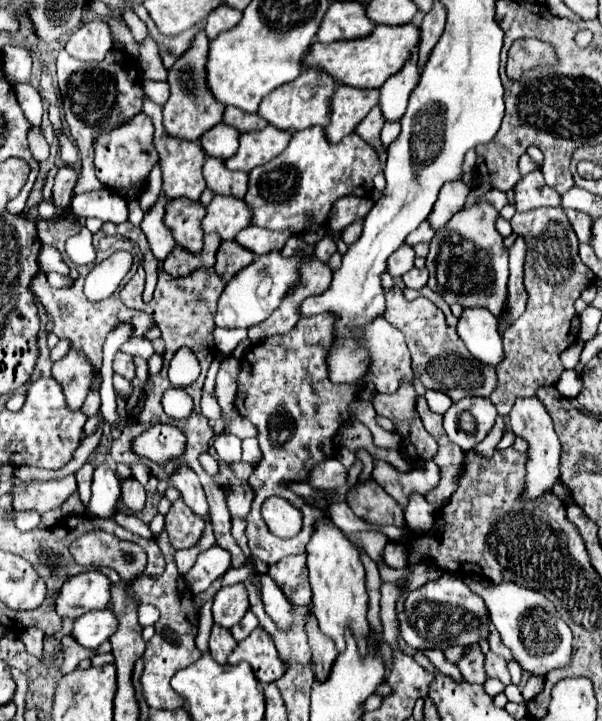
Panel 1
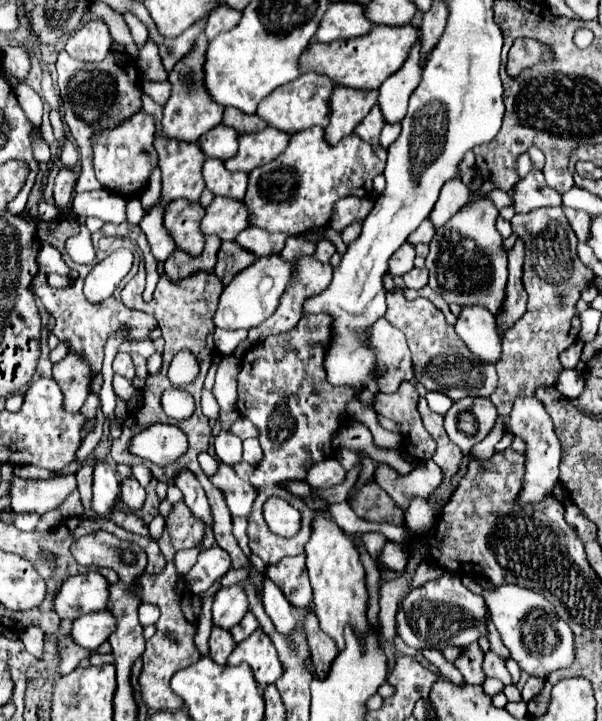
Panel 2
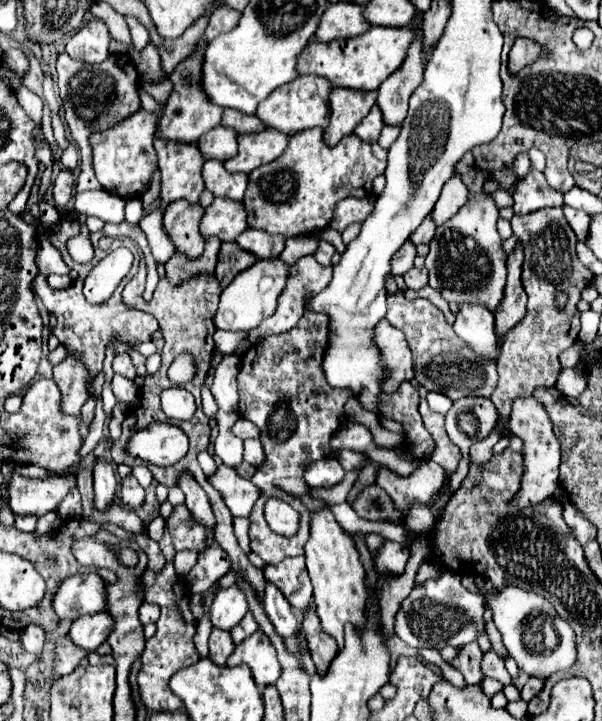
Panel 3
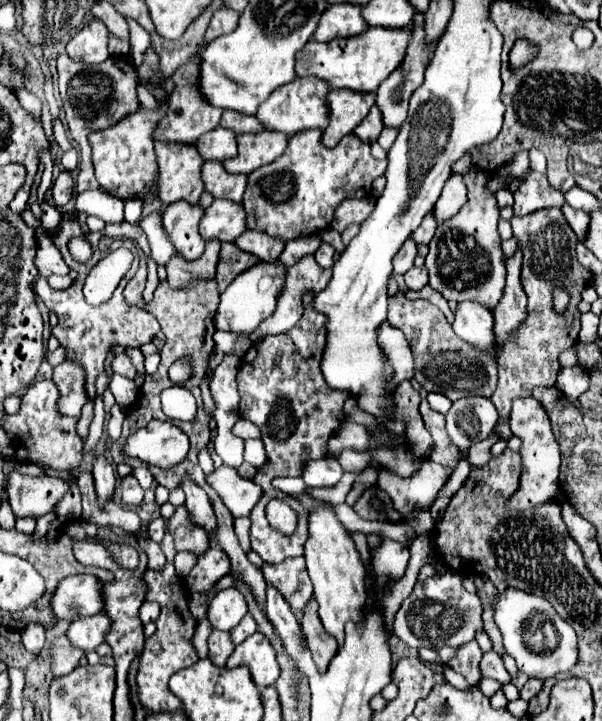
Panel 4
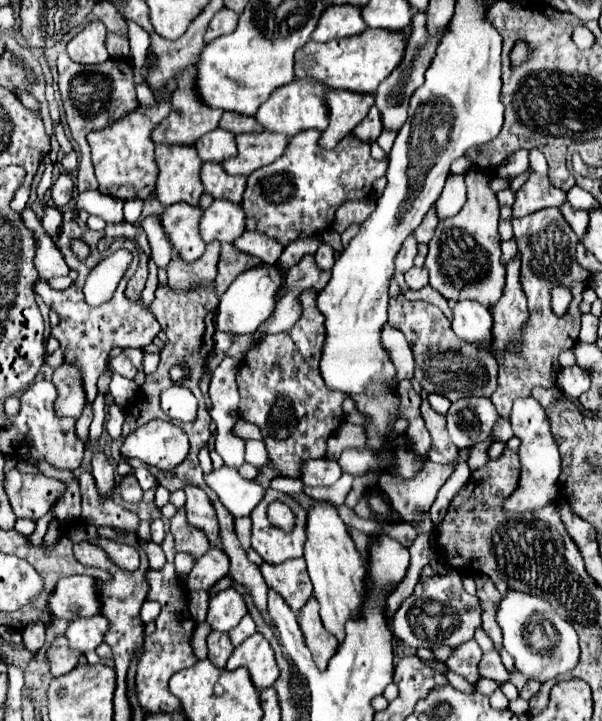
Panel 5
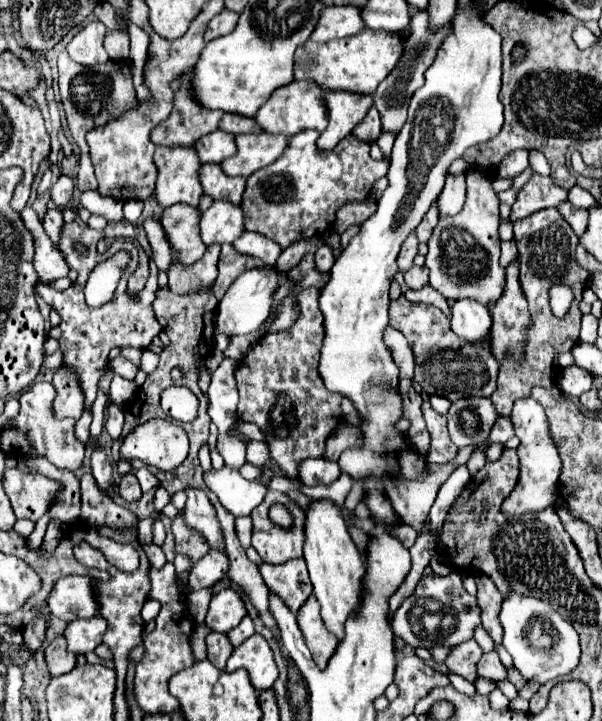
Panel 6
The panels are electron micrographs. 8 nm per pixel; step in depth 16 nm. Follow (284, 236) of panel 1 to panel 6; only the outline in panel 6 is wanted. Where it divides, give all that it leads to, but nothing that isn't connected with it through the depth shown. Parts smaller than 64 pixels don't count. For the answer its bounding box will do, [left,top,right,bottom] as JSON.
[234,232,282,264]

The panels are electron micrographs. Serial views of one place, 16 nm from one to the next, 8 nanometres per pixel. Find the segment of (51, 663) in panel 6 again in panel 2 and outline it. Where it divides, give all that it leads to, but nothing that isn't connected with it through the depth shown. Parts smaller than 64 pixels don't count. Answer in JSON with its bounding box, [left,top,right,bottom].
[58,636,90,674]

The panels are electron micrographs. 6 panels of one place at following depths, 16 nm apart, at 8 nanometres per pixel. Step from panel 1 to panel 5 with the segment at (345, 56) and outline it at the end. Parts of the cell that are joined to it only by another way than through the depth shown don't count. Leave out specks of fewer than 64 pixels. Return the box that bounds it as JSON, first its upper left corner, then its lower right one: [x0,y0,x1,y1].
[296,28,408,94]

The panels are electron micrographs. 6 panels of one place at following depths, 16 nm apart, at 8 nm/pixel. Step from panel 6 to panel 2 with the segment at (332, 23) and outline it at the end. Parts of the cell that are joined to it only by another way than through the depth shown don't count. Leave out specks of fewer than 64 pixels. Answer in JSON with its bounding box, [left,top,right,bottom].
[316,2,374,44]

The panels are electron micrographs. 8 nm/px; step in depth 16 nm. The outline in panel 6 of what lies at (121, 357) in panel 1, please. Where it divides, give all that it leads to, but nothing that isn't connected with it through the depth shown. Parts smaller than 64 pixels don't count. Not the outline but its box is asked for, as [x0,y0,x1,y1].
[110,354,138,380]

